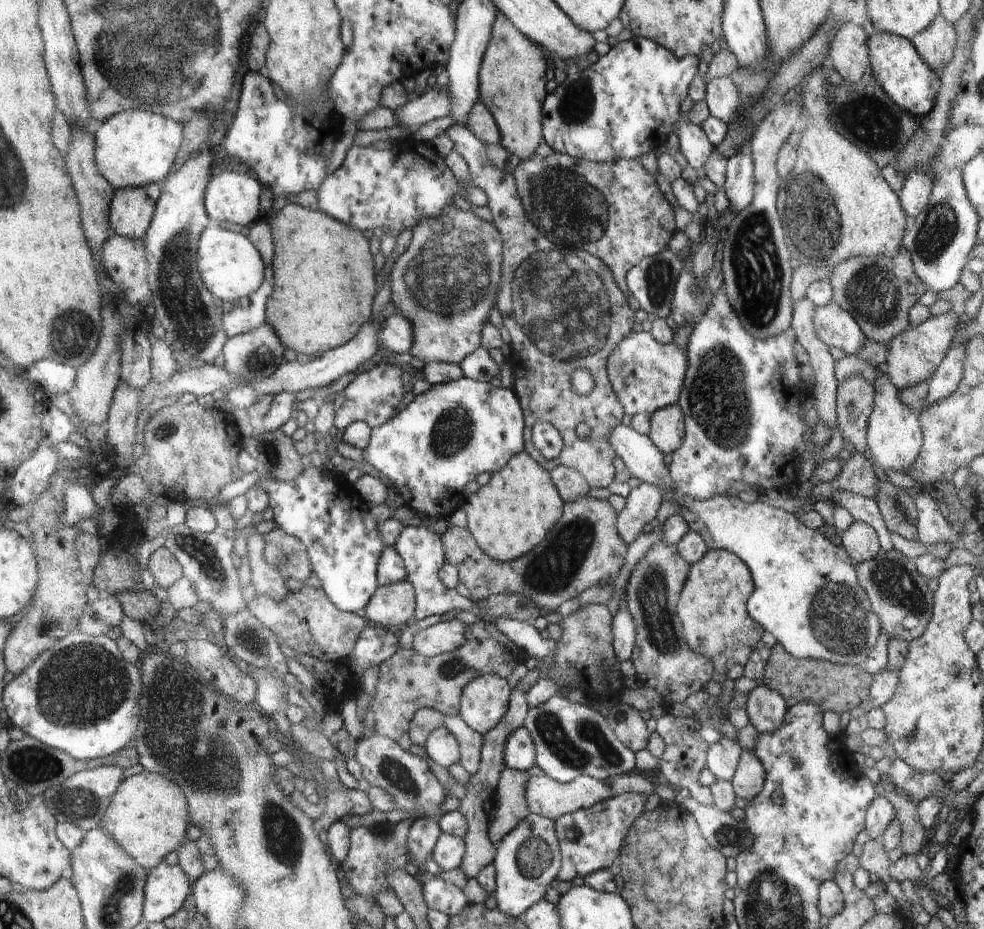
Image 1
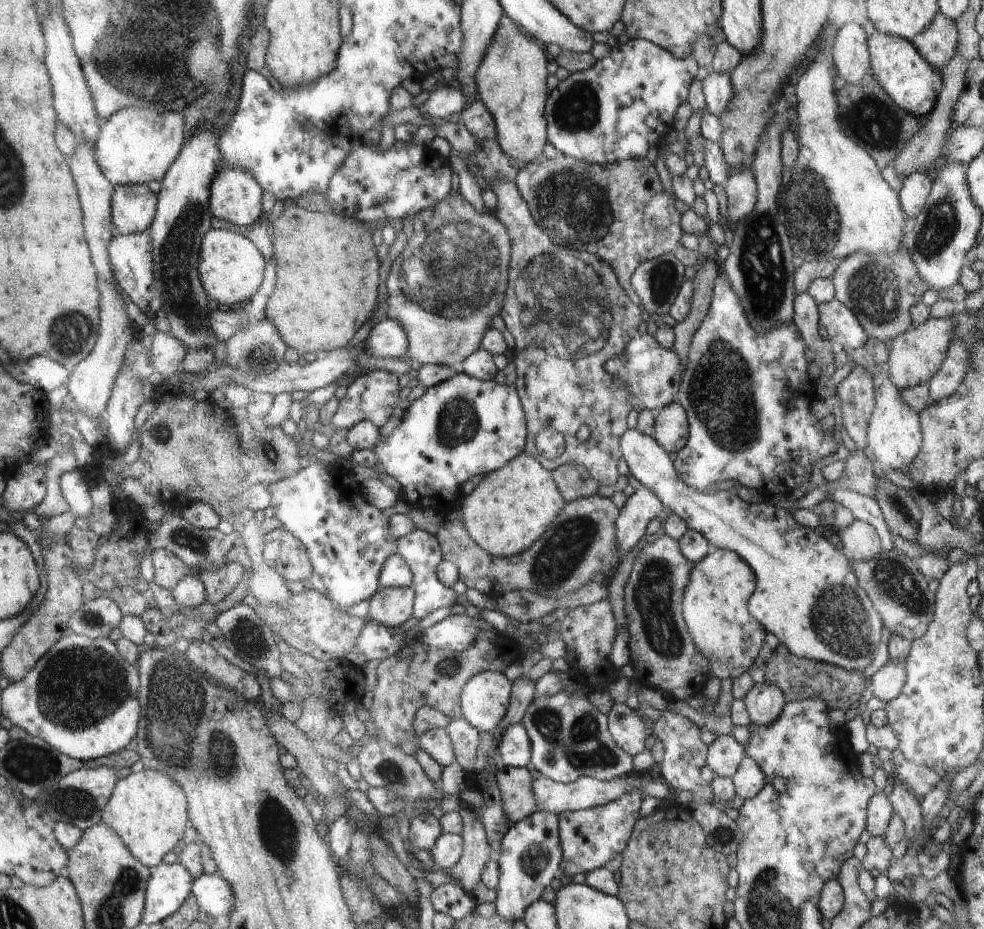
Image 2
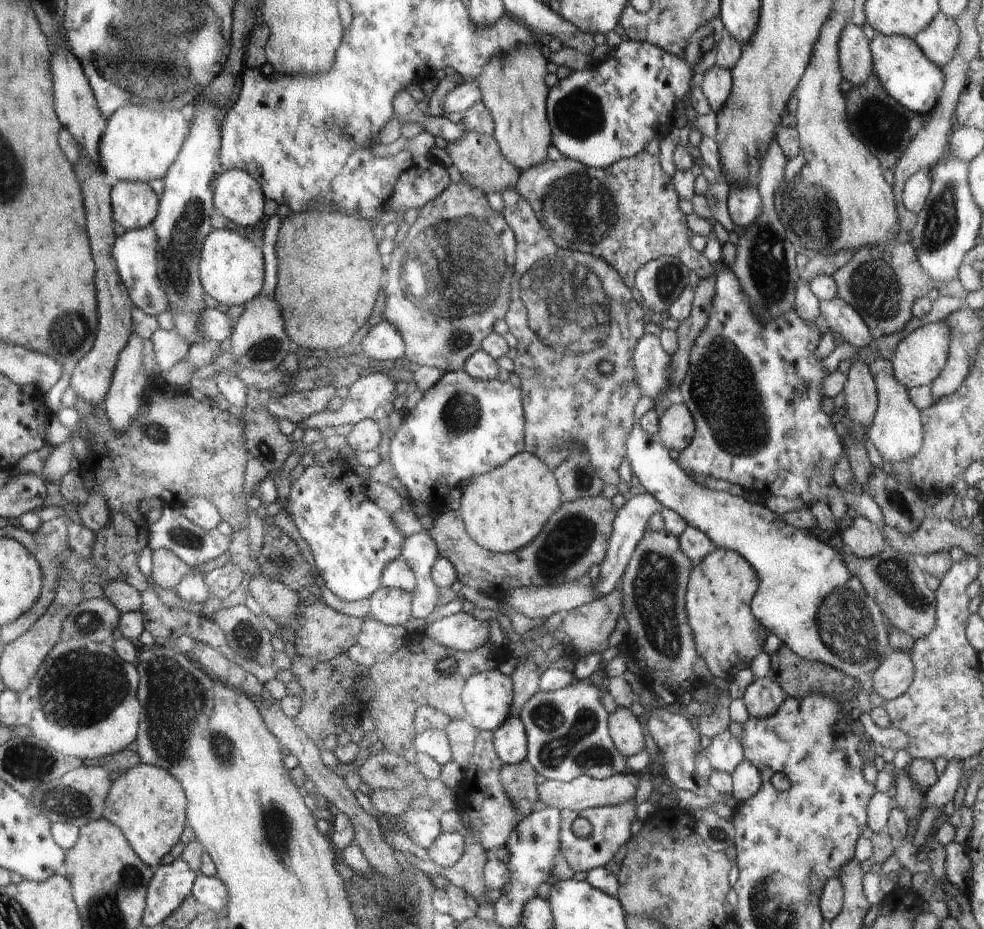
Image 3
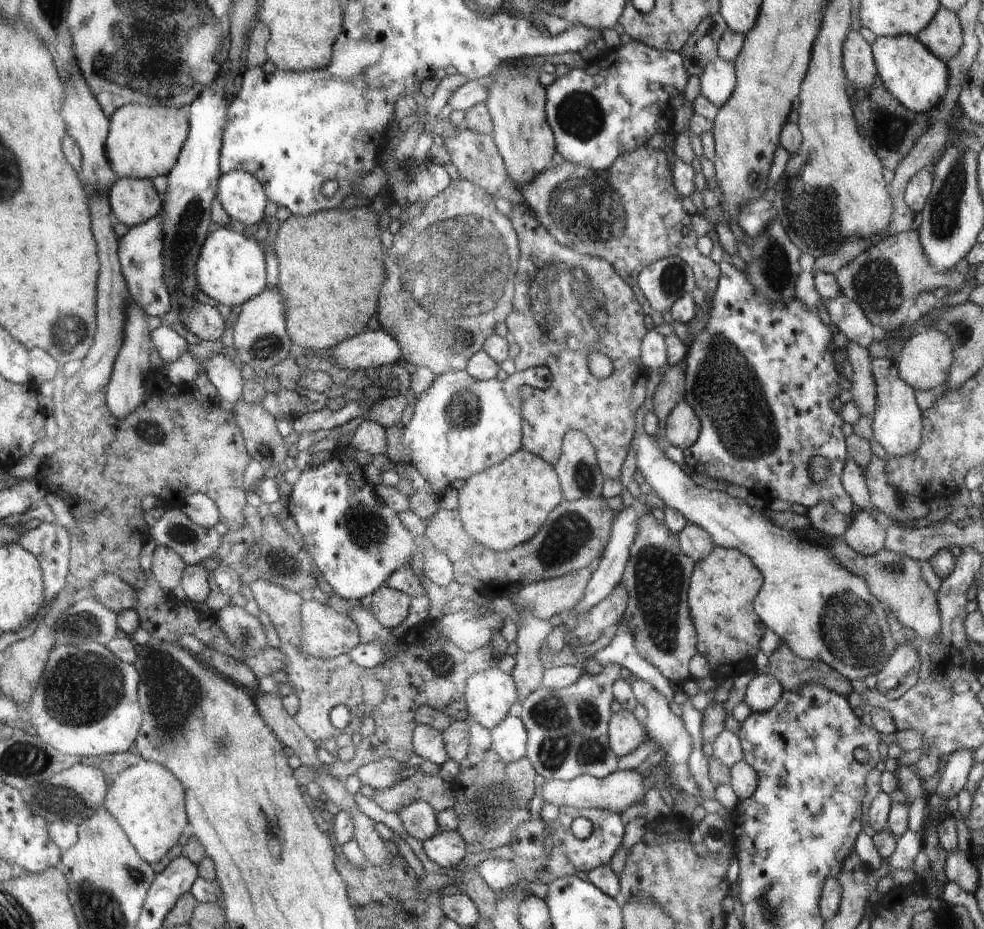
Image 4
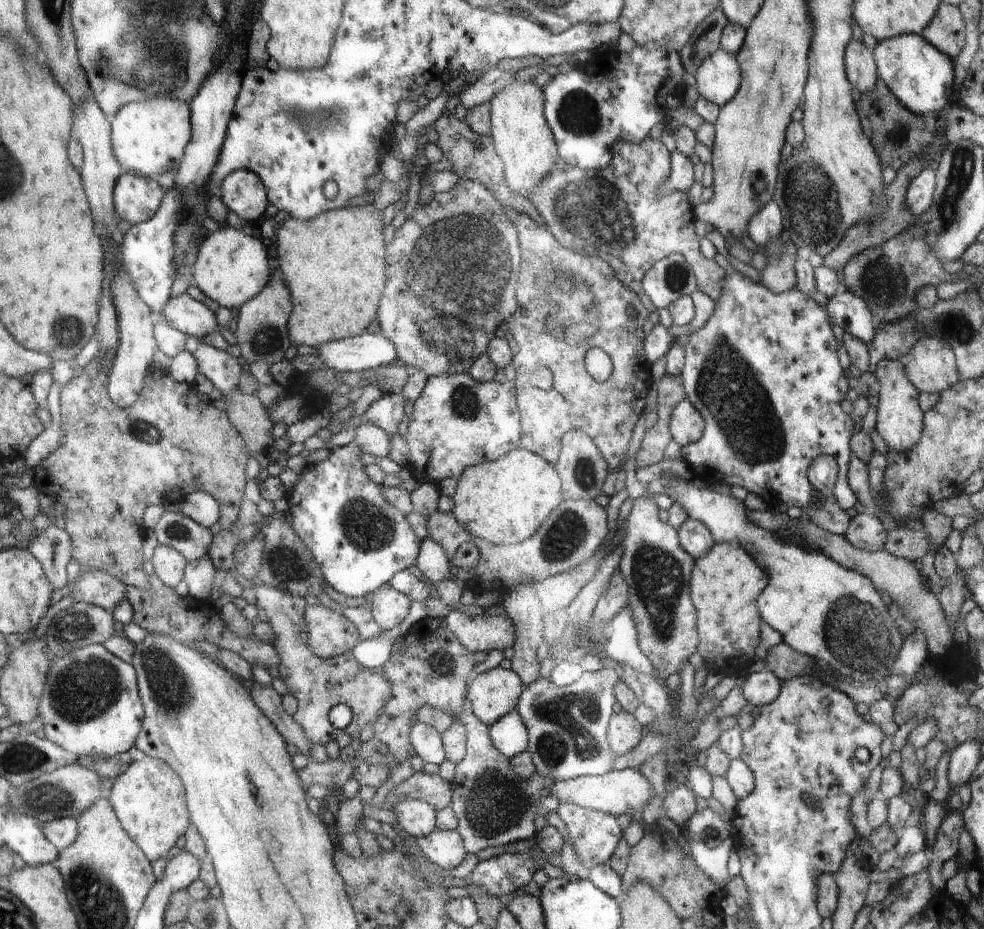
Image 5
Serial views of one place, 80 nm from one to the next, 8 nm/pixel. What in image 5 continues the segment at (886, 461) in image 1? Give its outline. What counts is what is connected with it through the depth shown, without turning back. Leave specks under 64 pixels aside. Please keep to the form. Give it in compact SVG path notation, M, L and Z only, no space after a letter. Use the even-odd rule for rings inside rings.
M882 359L876 365L874 376L880 388L875 430L890 449L907 451L918 444L923 433L923 410L919 405L919 390L907 377L904 361Z

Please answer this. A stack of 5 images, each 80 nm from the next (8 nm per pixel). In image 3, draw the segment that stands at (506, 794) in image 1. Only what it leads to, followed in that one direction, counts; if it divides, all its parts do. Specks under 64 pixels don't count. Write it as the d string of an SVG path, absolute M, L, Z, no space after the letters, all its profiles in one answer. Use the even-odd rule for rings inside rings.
M528 760L513 765L505 764L499 776L517 811L524 813L525 816L532 813L539 795L536 783L537 772L532 764Z

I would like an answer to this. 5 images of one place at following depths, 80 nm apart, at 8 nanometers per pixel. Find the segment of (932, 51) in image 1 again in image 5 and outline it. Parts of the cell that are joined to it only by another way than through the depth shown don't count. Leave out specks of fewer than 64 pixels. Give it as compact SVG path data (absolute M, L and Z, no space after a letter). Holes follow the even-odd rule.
M942 1L934 18L920 35L954 60L965 45L965 22L961 10Z

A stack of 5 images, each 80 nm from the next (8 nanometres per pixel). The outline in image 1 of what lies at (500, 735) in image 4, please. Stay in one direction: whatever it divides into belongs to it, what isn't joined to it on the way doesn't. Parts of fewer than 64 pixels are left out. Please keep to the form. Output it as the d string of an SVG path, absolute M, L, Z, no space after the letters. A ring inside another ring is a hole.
M520 726L510 733L504 745L503 755L506 767L524 773L534 766L534 756L537 755L535 741L527 728Z

